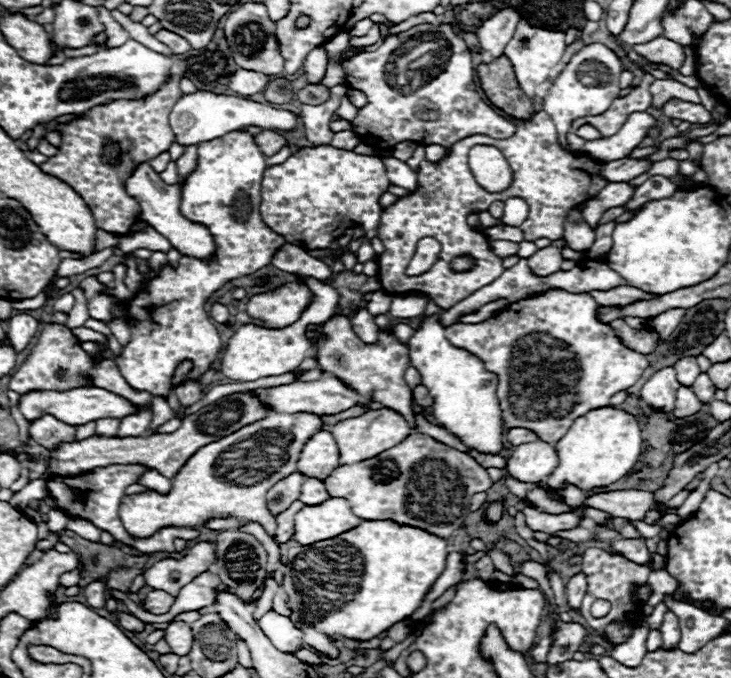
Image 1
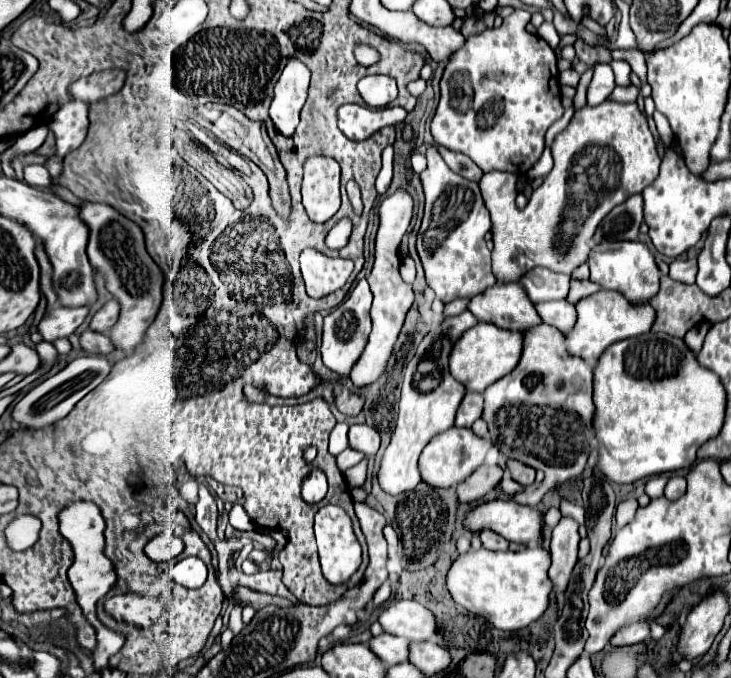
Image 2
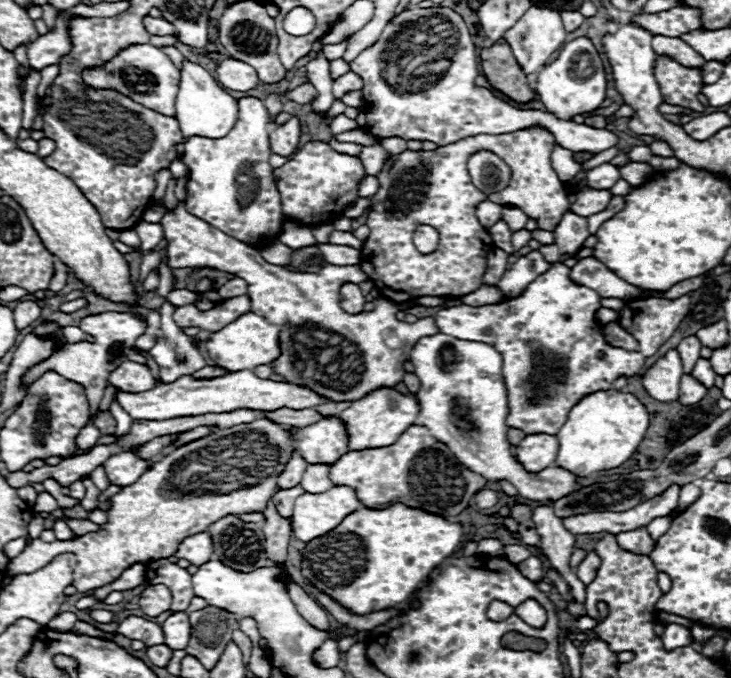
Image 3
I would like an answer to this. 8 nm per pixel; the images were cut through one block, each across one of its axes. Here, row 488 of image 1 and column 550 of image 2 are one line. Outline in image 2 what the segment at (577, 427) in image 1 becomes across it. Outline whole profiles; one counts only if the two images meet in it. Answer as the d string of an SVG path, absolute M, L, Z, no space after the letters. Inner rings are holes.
M524 548L518 552L490 552L490 550L468 550L460 554L448 574L446 588L454 602L464 606L468 612L484 616L490 624L500 630L520 630L540 618L548 608L548 596L552 582L548 578L550 552L536 548Z

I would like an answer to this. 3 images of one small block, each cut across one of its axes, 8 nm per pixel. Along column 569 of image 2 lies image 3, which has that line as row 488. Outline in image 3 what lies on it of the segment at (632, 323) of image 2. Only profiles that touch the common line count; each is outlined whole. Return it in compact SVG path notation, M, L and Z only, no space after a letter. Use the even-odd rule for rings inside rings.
M334 486L330 492L304 494L294 504L292 532L298 540L310 542L334 530L348 514L360 510L362 504L348 486Z

